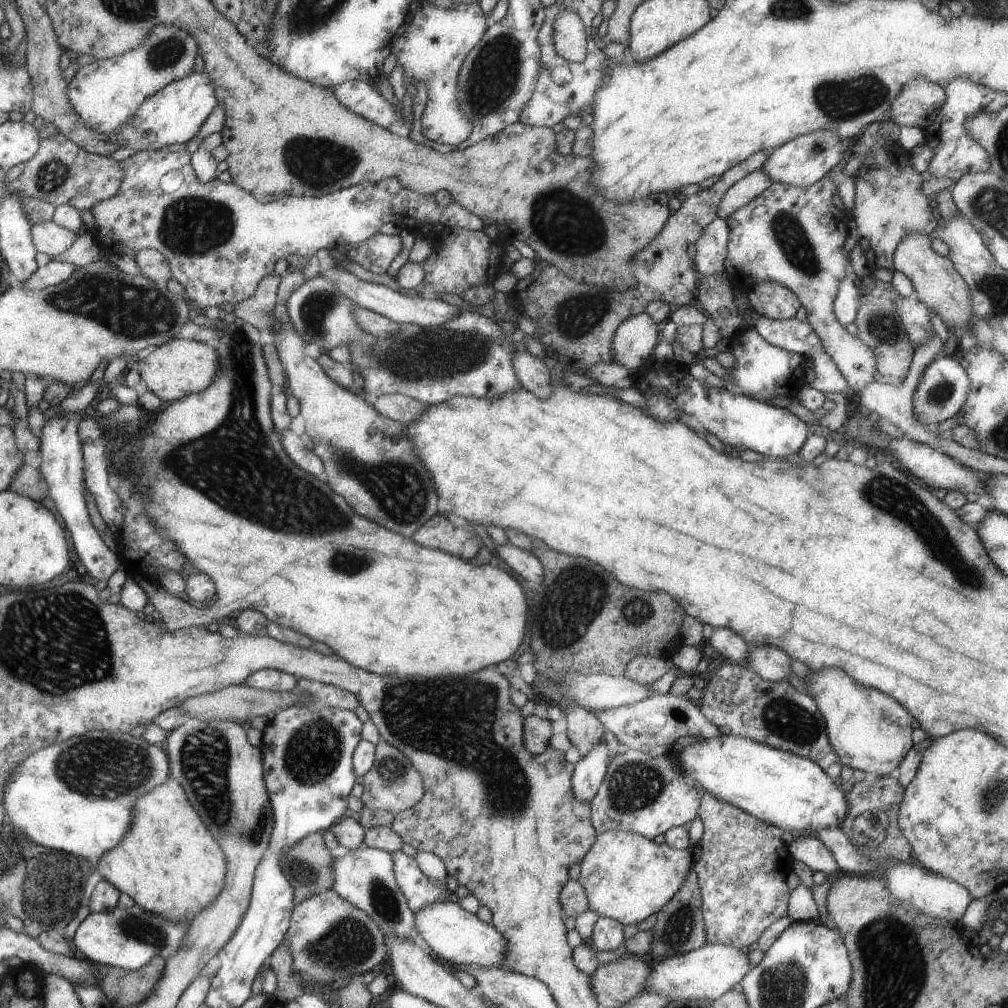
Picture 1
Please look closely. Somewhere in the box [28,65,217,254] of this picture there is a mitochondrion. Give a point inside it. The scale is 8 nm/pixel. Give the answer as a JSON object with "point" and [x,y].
{"point":[51,177]}

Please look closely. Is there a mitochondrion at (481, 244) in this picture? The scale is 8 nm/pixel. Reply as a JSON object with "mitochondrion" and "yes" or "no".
{"mitochondrion":"no"}

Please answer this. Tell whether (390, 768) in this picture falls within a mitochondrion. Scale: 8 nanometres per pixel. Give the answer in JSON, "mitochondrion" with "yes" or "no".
{"mitochondrion":"yes"}

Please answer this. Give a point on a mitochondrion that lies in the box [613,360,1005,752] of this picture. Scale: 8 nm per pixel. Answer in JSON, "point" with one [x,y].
{"point":[896,499]}

